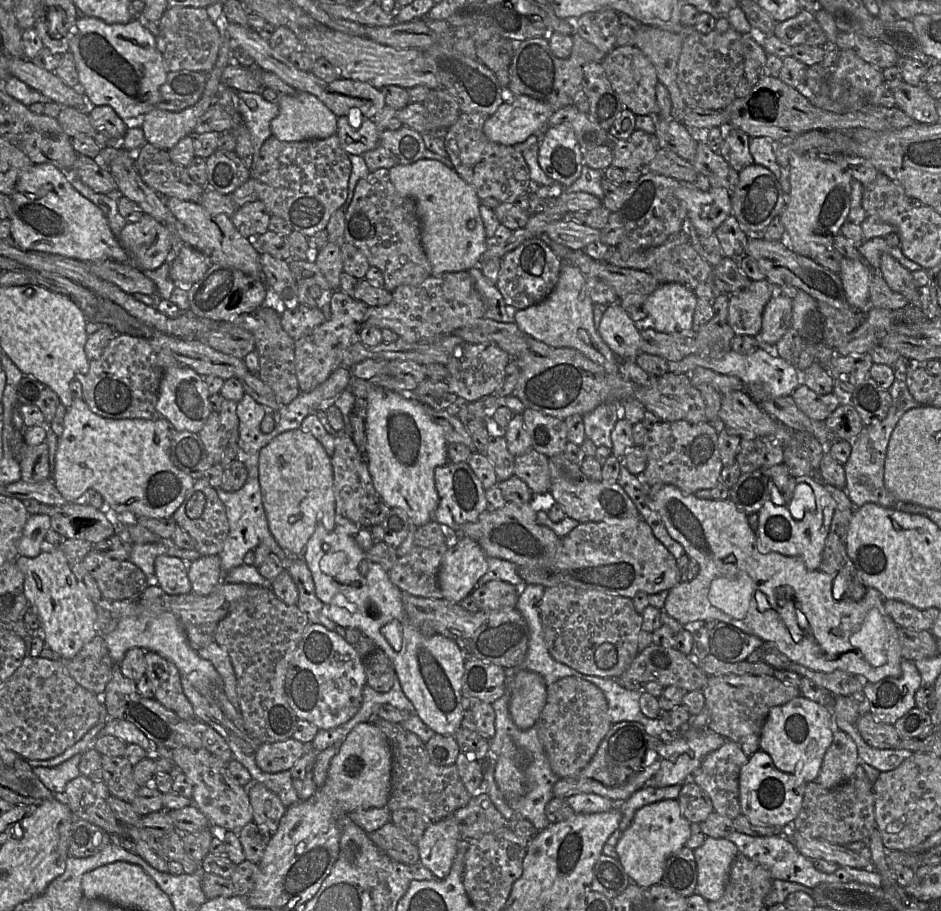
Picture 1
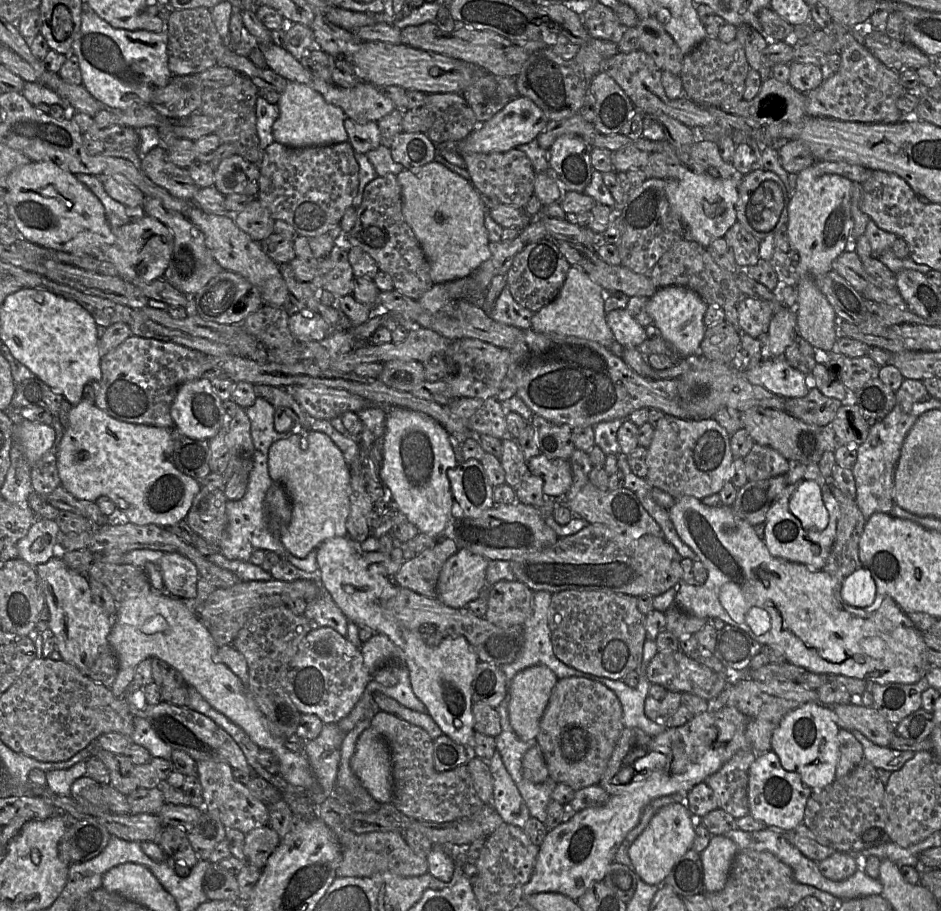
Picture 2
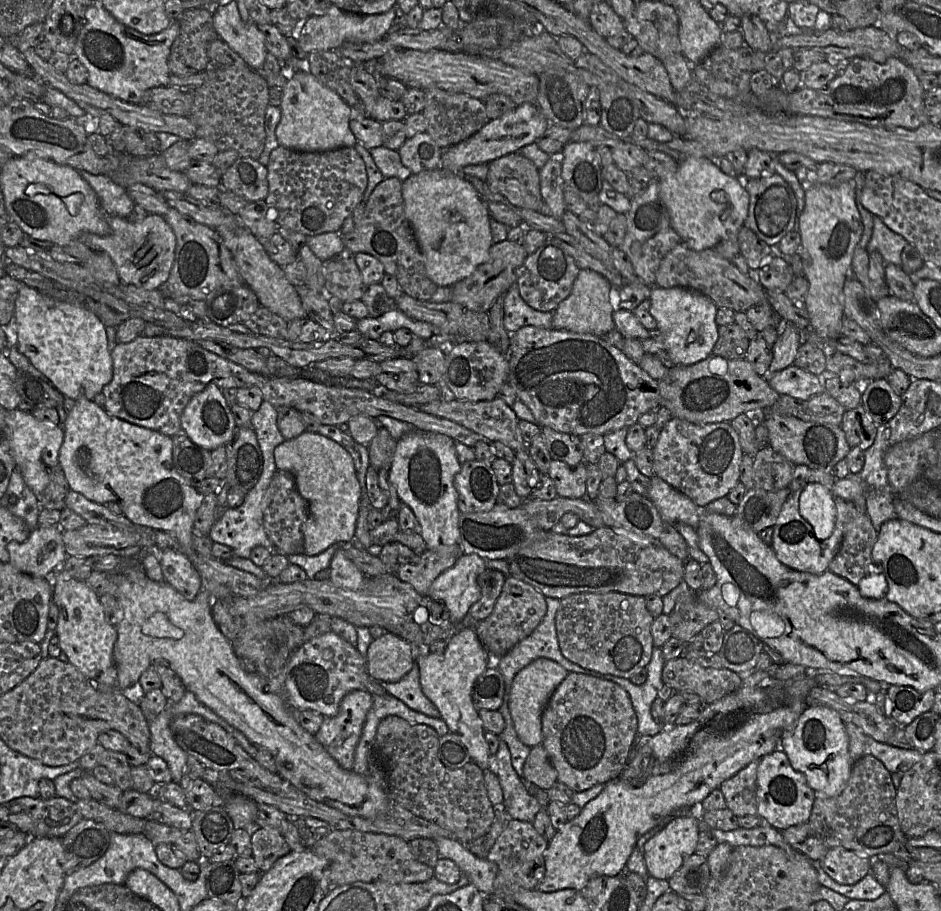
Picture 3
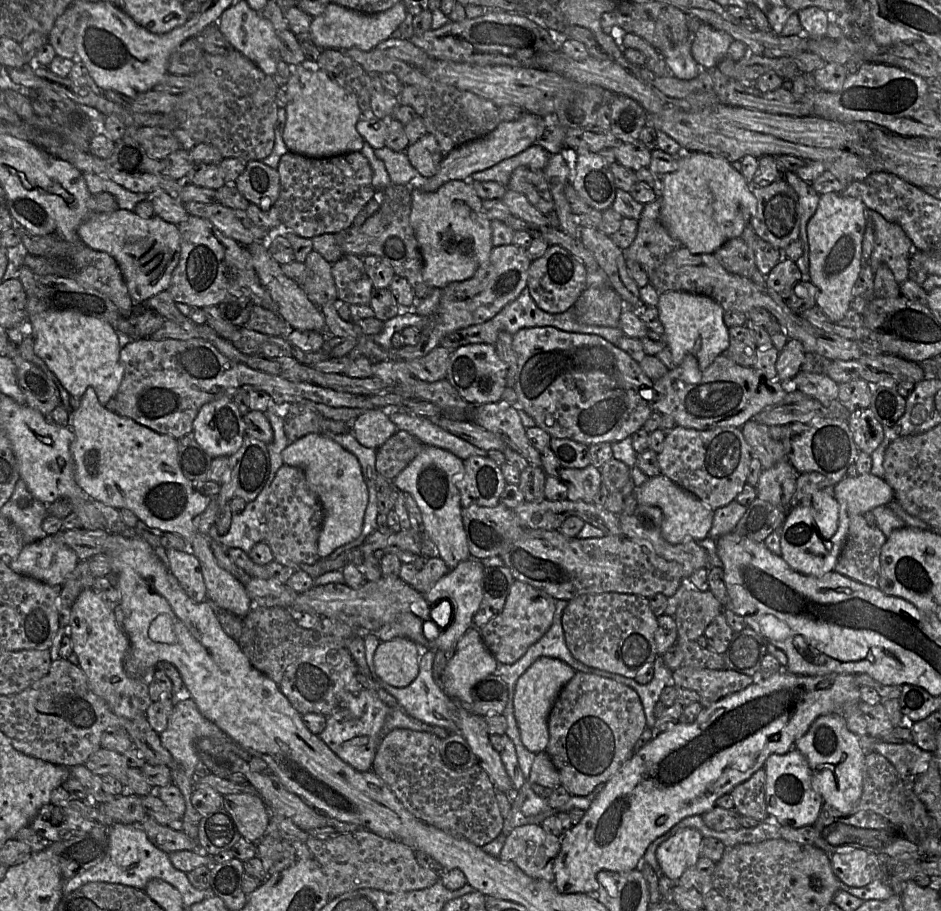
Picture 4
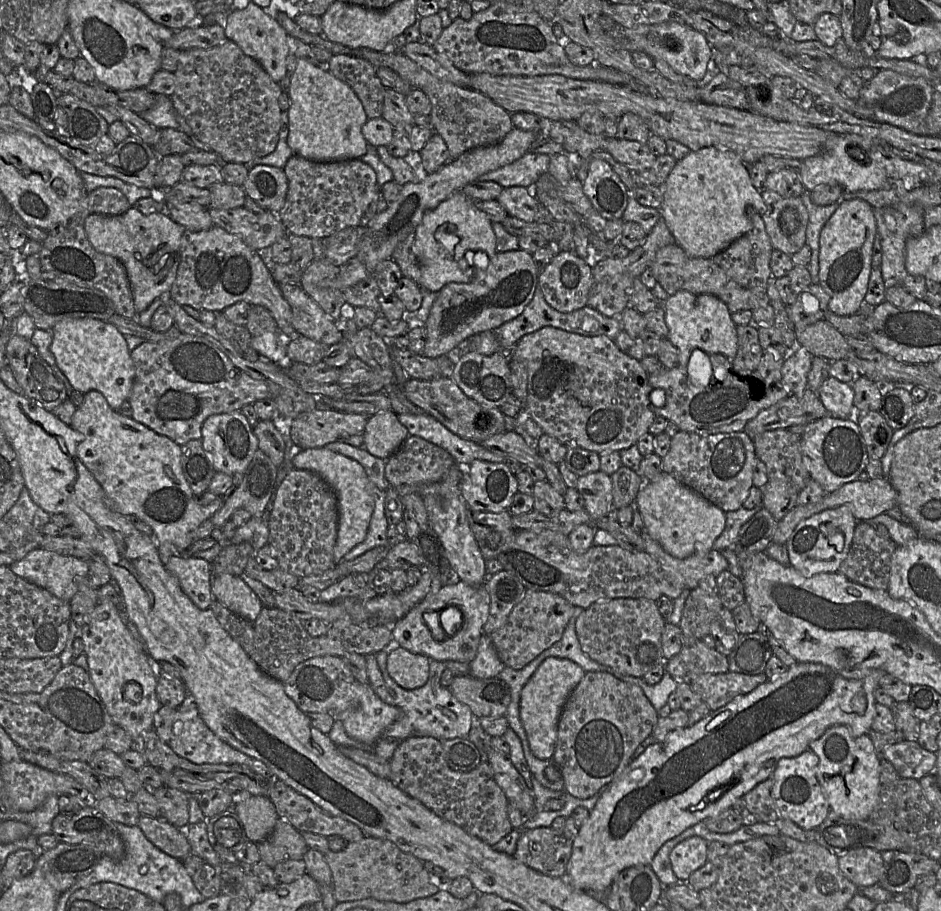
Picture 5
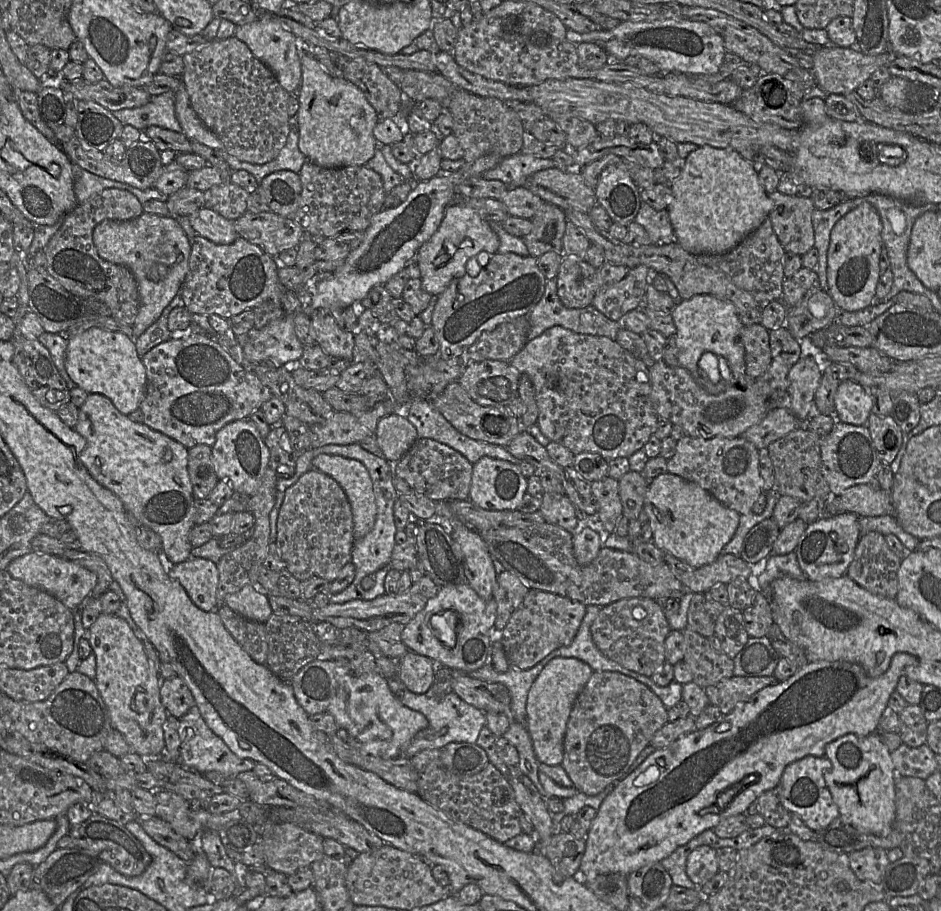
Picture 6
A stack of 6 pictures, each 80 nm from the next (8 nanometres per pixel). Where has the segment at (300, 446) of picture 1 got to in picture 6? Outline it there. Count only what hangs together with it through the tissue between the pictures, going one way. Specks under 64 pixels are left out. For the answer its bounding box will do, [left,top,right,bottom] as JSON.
[312,454,376,538]

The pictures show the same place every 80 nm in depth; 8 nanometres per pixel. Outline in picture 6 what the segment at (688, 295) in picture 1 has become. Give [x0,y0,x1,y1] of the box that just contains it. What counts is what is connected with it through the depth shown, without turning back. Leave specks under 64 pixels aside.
[671,295,746,394]

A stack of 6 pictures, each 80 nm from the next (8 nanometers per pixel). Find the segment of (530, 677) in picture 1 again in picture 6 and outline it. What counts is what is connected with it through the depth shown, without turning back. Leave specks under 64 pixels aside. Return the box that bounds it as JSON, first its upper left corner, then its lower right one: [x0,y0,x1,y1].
[526,657,594,765]

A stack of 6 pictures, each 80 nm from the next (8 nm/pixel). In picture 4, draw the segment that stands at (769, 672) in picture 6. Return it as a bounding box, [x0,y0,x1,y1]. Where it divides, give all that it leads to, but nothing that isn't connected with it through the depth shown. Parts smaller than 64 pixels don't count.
[722,627,768,676]

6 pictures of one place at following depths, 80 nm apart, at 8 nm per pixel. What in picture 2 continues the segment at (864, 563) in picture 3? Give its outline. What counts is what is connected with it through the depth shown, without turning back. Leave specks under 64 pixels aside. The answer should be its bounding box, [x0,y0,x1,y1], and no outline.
[823,480,867,580]

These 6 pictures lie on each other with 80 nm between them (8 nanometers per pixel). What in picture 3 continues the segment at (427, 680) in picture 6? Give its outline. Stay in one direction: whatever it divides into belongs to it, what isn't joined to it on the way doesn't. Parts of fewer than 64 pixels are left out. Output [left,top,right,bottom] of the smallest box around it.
[367,633,419,682]

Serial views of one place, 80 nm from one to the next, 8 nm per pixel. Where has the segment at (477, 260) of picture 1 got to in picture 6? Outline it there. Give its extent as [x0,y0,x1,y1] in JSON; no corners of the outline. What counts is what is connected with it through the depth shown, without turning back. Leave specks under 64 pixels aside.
[415,200,499,295]

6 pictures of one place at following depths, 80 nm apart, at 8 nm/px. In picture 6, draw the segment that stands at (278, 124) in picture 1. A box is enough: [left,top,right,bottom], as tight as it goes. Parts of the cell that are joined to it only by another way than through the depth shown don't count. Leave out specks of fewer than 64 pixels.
[296,43,379,168]

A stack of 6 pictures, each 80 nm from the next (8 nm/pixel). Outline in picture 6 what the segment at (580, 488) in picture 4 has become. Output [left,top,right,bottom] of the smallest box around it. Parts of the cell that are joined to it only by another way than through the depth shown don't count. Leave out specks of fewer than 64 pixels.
[591,476,623,532]

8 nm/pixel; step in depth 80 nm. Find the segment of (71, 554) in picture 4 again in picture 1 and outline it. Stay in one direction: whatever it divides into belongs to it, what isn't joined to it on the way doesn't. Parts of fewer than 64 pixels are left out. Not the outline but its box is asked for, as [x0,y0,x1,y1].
[17,514,57,558]

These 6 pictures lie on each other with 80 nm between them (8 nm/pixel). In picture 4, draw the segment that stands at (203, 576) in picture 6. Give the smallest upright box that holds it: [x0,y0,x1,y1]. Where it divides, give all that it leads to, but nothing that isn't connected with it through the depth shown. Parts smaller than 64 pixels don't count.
[167,549,207,603]

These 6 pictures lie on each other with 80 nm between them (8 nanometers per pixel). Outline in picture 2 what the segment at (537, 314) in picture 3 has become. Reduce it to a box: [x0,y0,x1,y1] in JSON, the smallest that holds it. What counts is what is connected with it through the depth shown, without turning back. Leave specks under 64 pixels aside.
[488,287,535,329]

